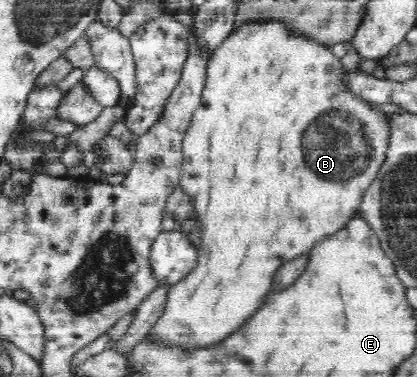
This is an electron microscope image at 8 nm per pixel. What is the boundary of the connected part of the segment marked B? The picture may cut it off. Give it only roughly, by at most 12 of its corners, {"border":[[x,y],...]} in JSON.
{"border":[[276,22],[207,63],[200,245],[146,343],[220,349],[358,212],[385,115]]}

